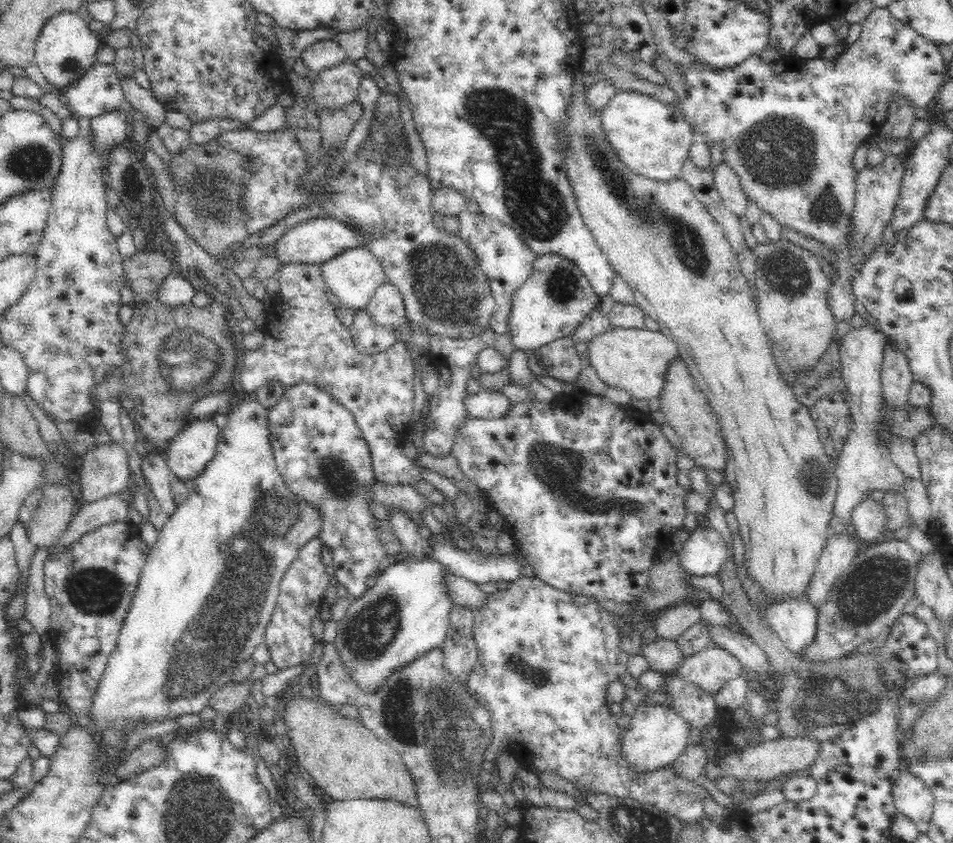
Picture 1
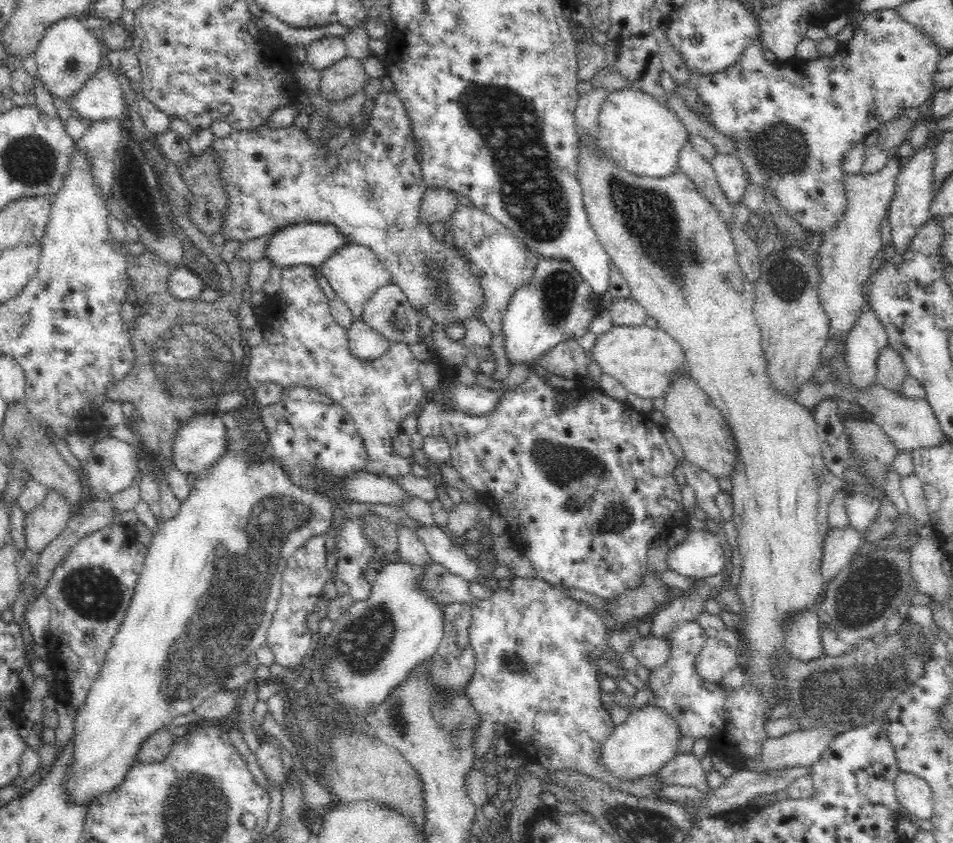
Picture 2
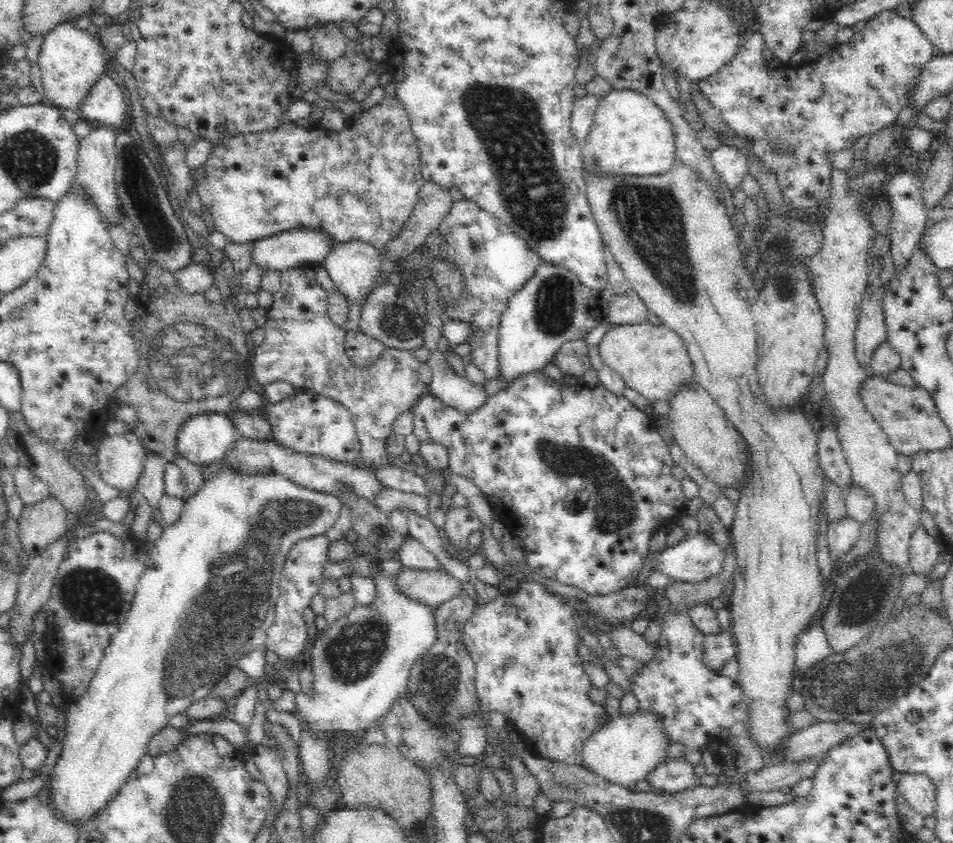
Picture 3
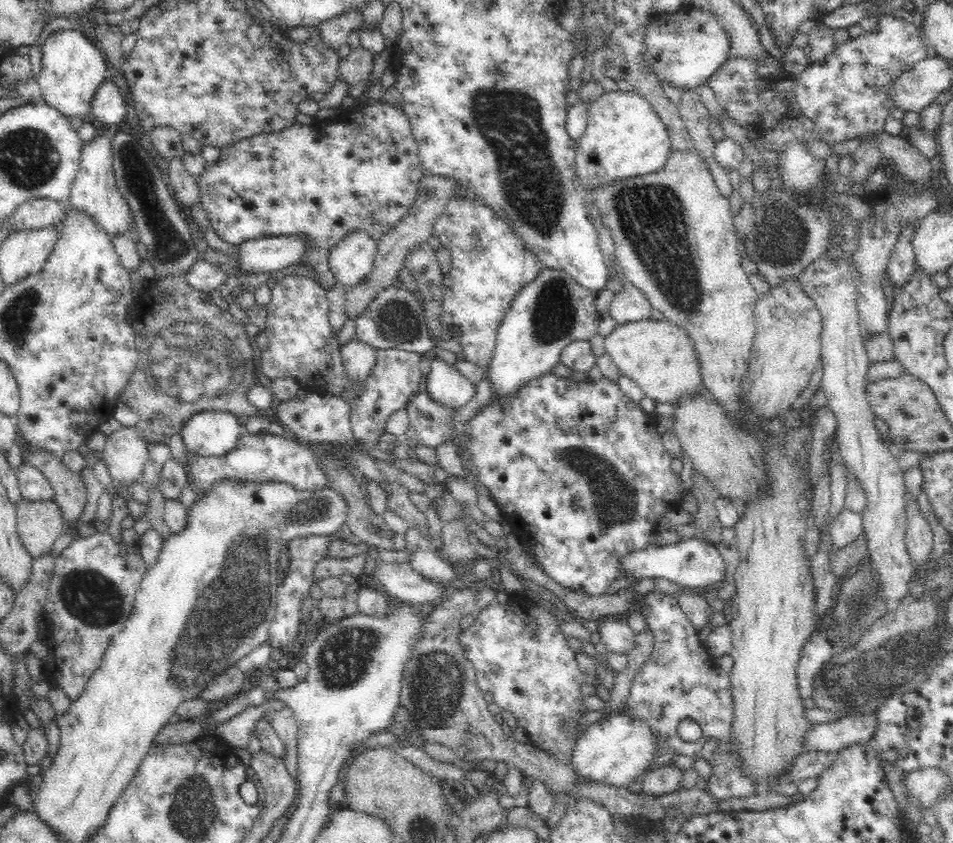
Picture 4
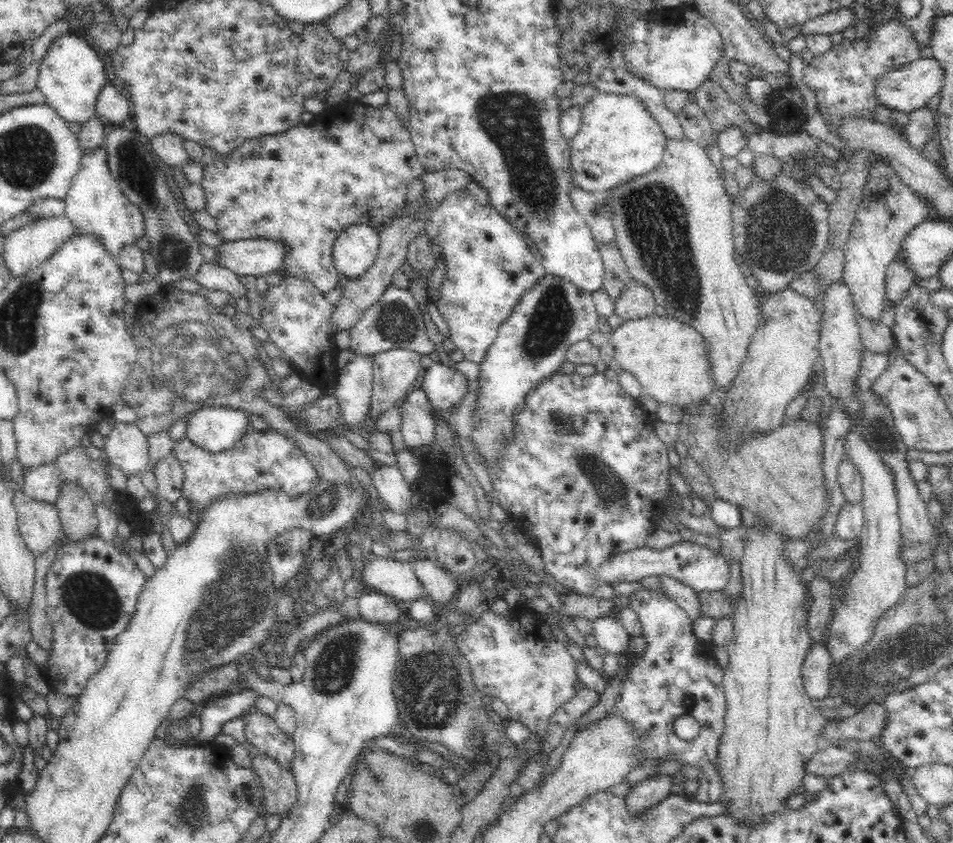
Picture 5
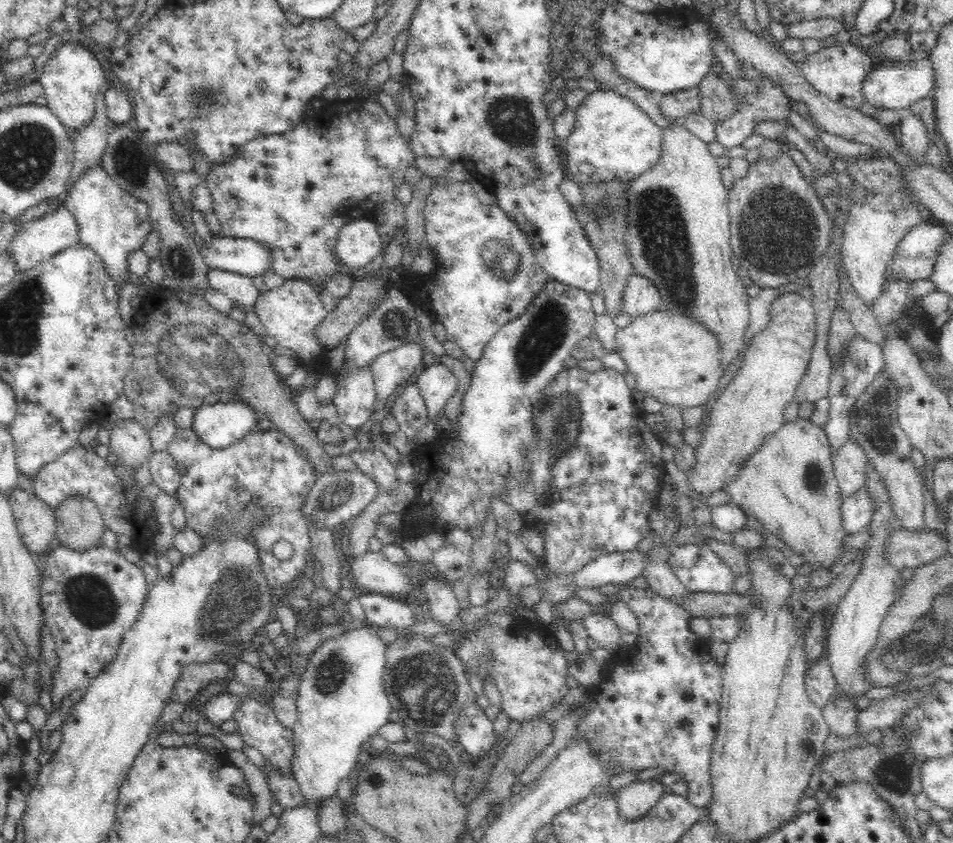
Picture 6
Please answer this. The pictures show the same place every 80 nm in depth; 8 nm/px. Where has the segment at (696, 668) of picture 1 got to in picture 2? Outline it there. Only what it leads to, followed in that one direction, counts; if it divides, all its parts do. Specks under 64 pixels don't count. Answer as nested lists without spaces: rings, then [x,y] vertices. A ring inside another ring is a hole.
[[[708,637],[702,651],[696,656],[695,666],[697,667],[698,673],[703,676],[705,680],[709,682],[720,682],[722,678],[726,676],[734,668],[741,664],[741,657],[738,655],[737,650],[733,650],[728,642],[724,640],[716,640]]]

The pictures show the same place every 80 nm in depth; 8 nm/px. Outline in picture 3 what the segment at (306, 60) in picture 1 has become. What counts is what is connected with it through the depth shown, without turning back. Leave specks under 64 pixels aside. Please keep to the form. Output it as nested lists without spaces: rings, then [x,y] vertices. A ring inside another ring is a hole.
[[[332,21],[314,27],[312,32],[312,45],[314,54],[320,59],[340,58],[345,53],[346,36],[342,32],[344,21]]]

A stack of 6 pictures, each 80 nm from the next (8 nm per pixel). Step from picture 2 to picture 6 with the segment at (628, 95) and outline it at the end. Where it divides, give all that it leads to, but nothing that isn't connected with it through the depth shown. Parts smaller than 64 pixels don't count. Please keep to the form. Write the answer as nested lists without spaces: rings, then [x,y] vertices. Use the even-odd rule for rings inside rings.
[[[597,88],[575,108],[574,128],[564,140],[564,175],[584,182],[622,179],[628,181],[656,166],[660,158],[662,130],[627,96]]]

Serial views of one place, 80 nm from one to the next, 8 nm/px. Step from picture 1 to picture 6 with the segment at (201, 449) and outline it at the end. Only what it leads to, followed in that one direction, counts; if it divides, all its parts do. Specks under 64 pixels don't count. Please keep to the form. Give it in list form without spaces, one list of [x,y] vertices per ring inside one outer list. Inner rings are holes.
[[[244,399],[204,403],[196,408],[192,429],[211,447],[230,446],[250,434],[259,420],[259,412]]]

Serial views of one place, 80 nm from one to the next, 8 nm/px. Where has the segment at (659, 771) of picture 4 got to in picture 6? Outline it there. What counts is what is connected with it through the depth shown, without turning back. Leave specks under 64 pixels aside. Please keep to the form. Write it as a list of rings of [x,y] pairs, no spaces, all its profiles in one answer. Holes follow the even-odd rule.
[[[655,779],[622,786],[615,797],[617,816],[623,820],[638,820],[646,816],[664,794],[664,789],[663,784]]]

